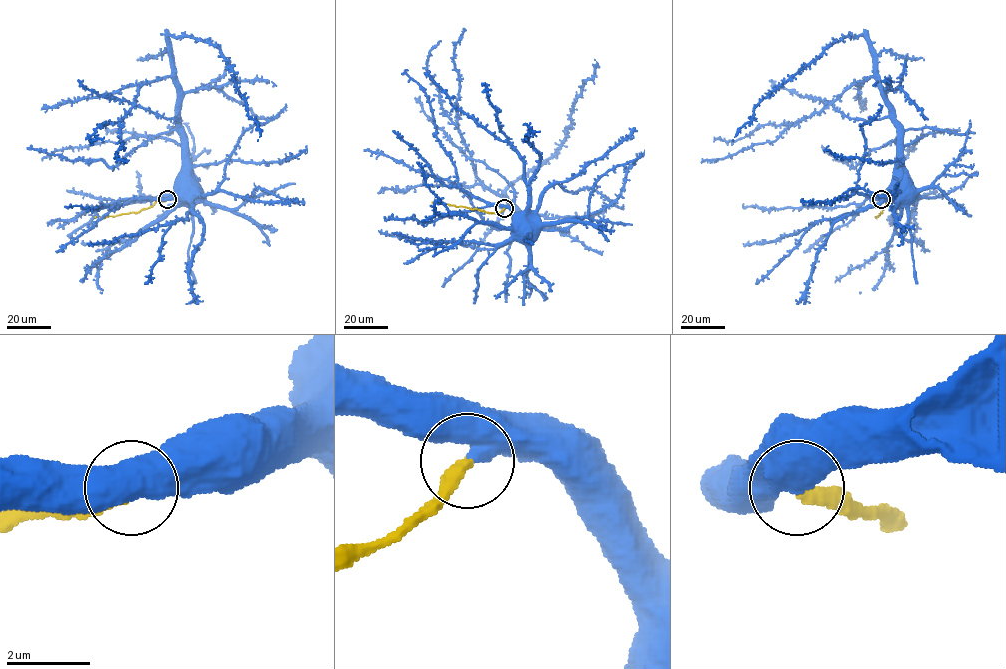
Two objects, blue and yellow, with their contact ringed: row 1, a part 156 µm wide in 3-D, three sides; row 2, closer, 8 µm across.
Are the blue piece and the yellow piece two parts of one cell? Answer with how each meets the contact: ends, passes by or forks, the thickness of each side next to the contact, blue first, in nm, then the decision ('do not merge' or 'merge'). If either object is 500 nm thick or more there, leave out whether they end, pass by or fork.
calibres 550 and 360 nm; do not merge

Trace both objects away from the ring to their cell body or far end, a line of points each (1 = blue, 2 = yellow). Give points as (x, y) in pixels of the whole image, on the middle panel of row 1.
1: (504, 208), (508, 207), (515, 215), (516, 231), (522, 229)
2: (504, 208), (499, 212), (487, 213), (432, 202)

